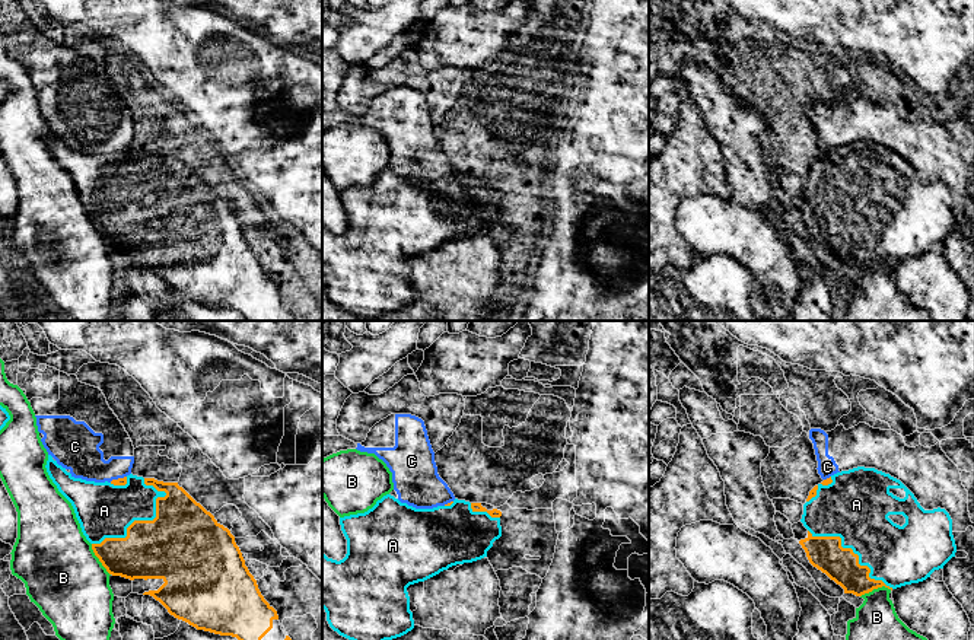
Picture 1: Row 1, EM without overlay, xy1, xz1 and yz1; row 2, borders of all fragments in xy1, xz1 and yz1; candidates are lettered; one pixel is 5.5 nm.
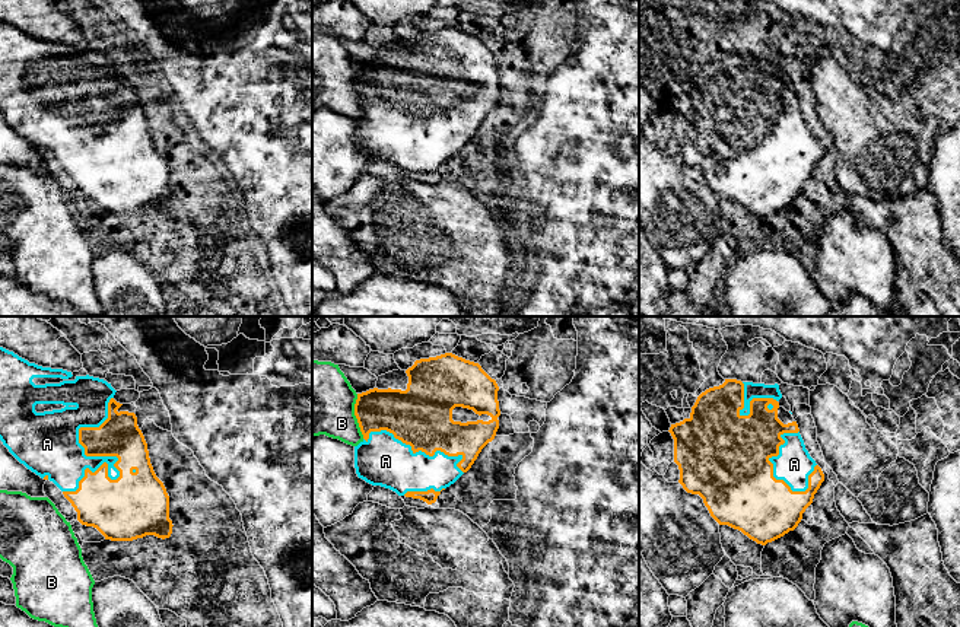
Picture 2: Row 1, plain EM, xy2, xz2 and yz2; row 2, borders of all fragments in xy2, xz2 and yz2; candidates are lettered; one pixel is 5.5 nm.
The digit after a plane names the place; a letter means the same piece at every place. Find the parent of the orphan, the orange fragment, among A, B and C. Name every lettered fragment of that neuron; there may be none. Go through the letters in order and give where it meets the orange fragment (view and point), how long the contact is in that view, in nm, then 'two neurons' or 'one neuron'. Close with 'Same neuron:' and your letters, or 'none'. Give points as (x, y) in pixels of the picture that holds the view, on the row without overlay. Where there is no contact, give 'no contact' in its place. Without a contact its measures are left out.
A: meets orange in xy2 at (111, 129); contact 600 nm long; one neuron
B: meets orange in xz2 at (355, 88); contact 260 nm long; two neurons
C: meets orange in xy1 at (117, 153); contact 100 nm long; two neurons
Same neuron: A

